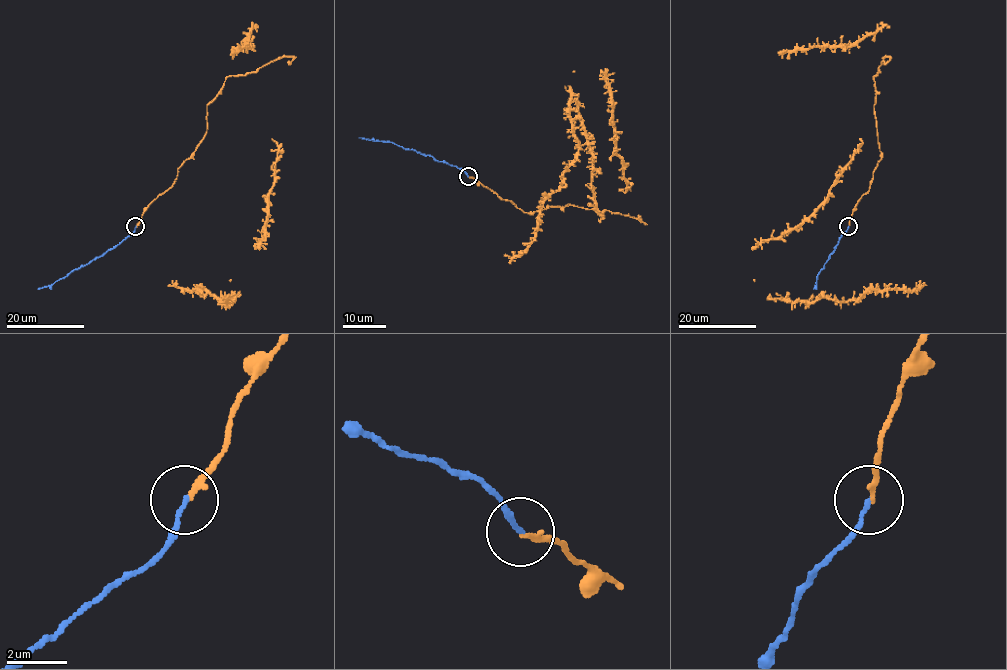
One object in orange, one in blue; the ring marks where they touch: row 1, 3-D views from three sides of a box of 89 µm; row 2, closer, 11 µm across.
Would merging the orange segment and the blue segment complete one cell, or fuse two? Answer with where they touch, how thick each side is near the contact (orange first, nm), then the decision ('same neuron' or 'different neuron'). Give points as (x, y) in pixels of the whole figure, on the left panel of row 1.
at (135, 226); 180 nm thick on the orange side, 130 nm on the other; same neuron

